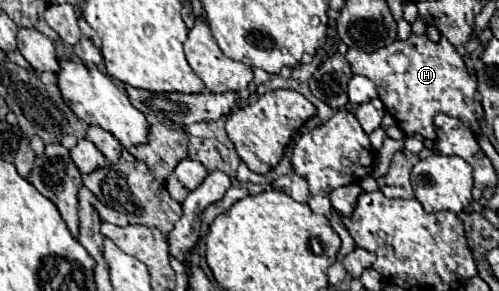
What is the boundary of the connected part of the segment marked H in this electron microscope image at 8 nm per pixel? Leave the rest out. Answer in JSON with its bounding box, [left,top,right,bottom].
[345,34,479,140]

